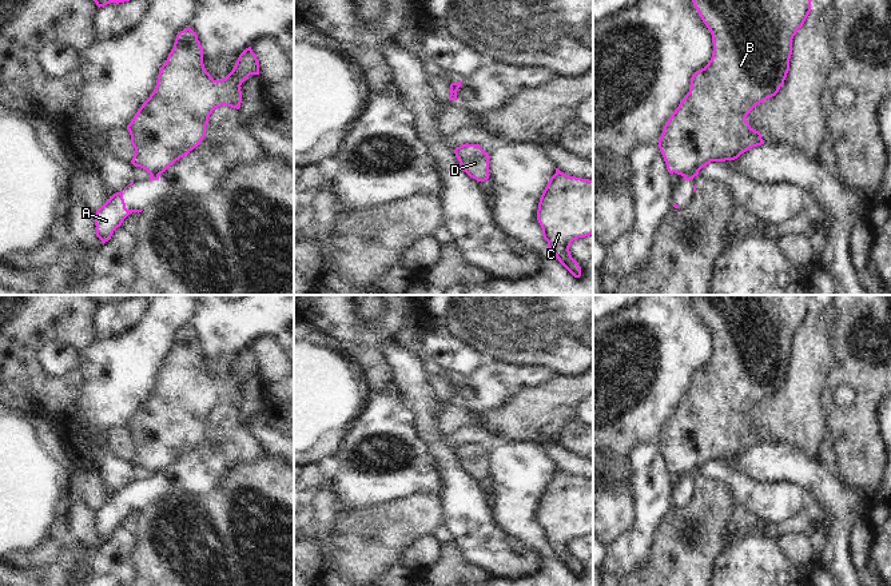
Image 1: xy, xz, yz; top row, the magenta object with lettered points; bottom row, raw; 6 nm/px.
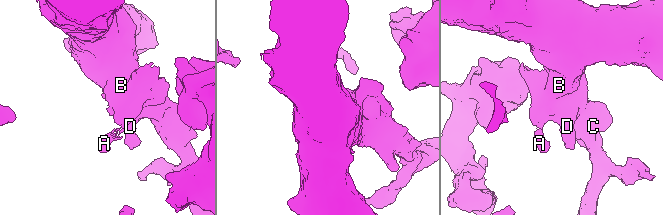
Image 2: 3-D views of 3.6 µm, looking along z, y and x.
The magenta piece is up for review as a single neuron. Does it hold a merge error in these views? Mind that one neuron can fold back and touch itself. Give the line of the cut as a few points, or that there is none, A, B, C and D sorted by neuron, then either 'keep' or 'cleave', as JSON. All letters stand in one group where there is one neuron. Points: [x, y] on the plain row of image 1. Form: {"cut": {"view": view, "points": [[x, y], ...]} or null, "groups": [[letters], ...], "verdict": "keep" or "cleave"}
{"cut": {"view": "xz", "points": [[460, 381], [450, 387]]}, "groups": [["A"], ["B", "C", "D"]], "verdict": "cleave"}

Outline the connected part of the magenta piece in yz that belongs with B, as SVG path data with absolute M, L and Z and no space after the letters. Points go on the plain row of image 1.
M689 295L689 296L696 310L699 311L703 322L707 324L707 327L712 334L713 350L708 363L692 374L689 391L680 400L679 406L675 408L675 411L665 422L663 432L657 441L664 461L667 463L668 471L669 473L675 471L681 475L685 474L697 475L699 470L711 461L735 459L749 447L764 443L761 432L753 428L745 419L745 416L757 403L775 395L779 391L780 386L784 383L787 372L789 370L789 358L792 354L792 338L796 334L797 328L803 326L808 312L811 311L811 295Z

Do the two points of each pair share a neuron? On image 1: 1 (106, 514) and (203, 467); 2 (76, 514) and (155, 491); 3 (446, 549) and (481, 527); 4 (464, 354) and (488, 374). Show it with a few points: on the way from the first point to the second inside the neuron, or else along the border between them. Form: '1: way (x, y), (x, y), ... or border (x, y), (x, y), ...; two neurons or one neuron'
1: way (130, 499), (156, 486), (174, 485), (179, 481); one neuron
2: border (95, 509), (95, 533), (102, 539); two neurons
3: border (450, 541), (474, 567); two neurons
4: border (482, 358), (473, 371), (461, 377); two neurons

